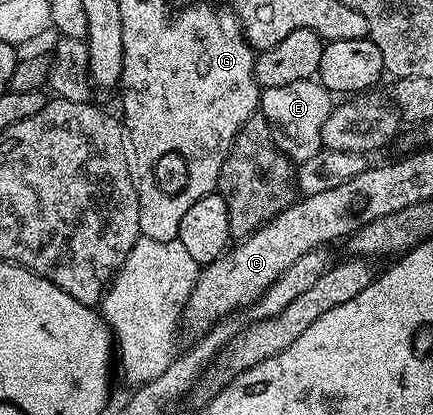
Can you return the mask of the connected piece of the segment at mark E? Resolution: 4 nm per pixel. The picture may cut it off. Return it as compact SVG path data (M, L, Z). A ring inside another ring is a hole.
M318 78L265 87L259 96L259 111L271 125L271 136L275 139L275 144L295 165L309 161L309 157L324 150L321 129L325 129L325 121L331 115L332 106L332 92Z

